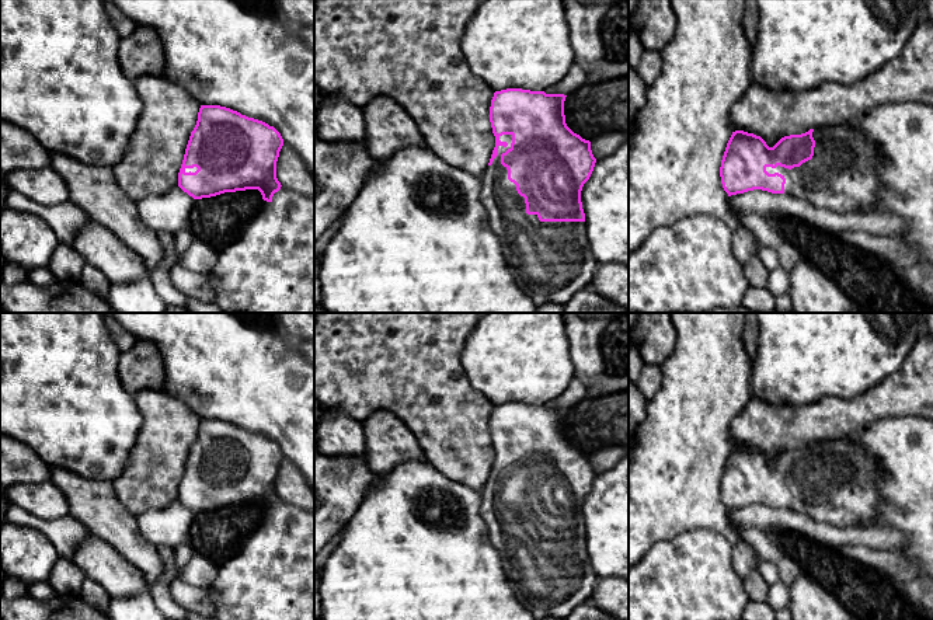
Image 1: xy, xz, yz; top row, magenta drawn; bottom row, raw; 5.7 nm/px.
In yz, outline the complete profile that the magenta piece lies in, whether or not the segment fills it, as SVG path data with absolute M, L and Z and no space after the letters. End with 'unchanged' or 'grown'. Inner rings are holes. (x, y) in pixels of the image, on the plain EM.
M853 438L810 443L801 449L781 452L773 461L753 447L732 446L720 481L724 505L731 509L762 504L788 508L817 522L838 527L874 526L881 501L877 488L877 461Z; grown

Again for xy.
M201 419L198 435L191 446L184 474L178 487L178 501L194 513L210 512L224 506L236 506L246 504L258 504L262 509L255 532L248 537L246 544L236 554L217 567L217 577L209 586L210 598L216 607L217 620L314 620L314 512L304 511L283 501L276 492L276 476L283 460L281 447L268 438L241 429L220 419Z; grown

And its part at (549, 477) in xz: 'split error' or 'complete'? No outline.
split error

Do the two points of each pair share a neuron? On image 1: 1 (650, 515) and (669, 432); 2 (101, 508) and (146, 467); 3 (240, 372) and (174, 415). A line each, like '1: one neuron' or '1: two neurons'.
1: one neuron
2: two neurons
3: two neurons

